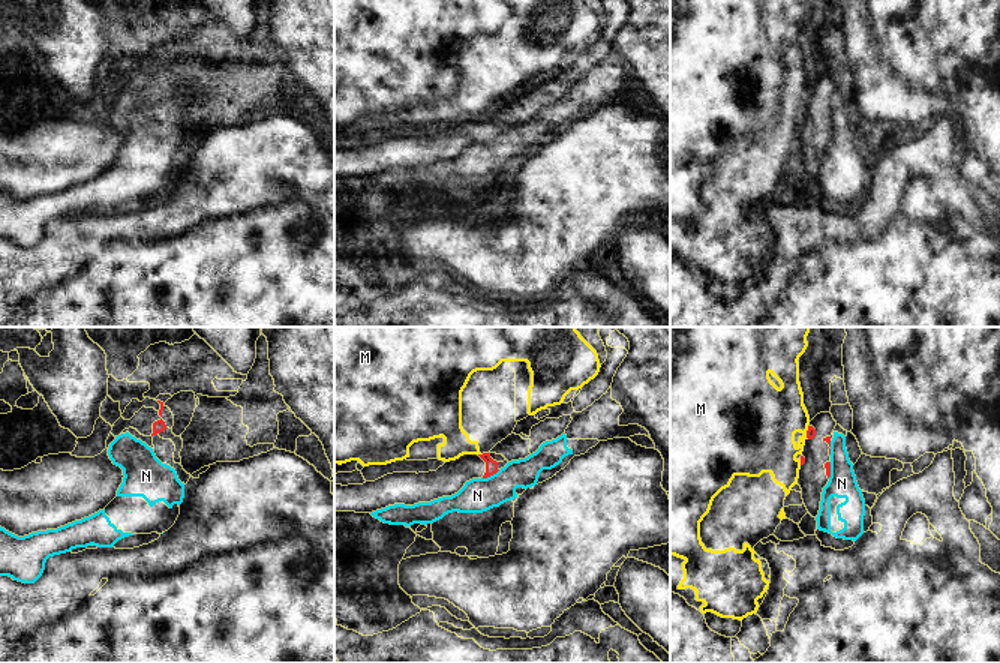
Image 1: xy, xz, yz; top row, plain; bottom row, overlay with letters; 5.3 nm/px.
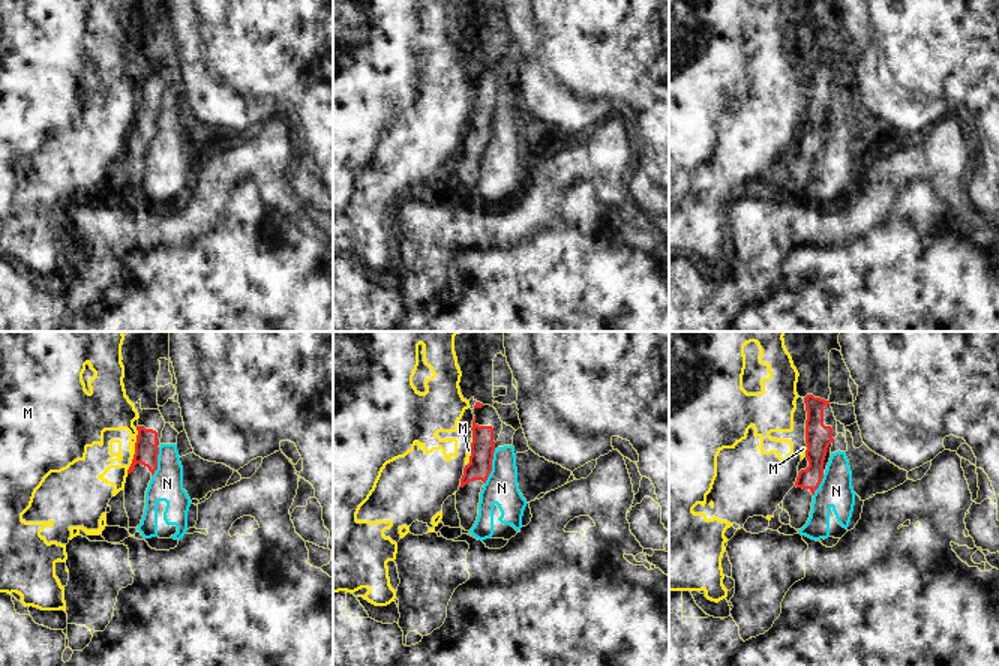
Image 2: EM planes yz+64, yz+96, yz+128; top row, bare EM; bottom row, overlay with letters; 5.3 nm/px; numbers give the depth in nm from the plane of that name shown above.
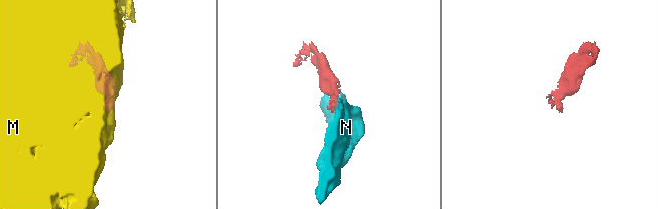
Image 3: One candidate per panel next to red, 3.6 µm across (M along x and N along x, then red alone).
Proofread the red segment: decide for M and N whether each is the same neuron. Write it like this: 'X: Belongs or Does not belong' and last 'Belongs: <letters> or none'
M: Does not belong
N: Does not belong
Belongs: none

